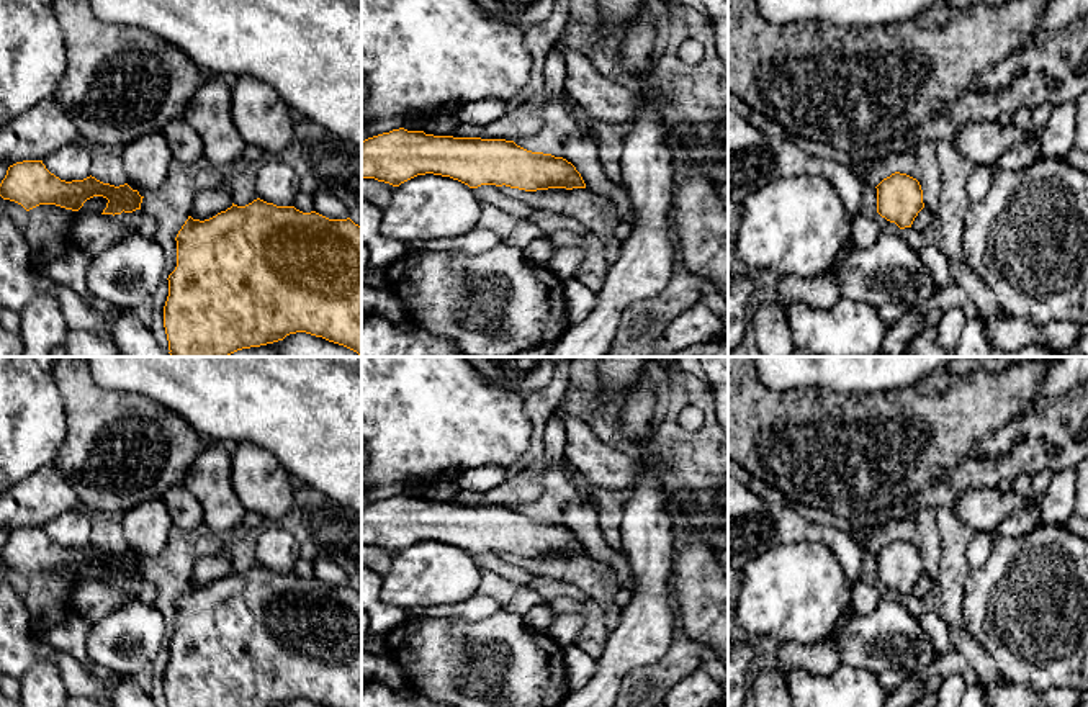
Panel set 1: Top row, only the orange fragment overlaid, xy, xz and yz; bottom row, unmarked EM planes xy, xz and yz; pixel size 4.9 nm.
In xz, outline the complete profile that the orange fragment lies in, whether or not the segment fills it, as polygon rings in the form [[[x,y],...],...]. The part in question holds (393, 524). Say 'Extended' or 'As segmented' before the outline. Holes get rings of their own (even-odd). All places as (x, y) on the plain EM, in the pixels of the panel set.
As segmented. [[[404,494],[362,507],[362,545],[399,553],[425,540],[450,543],[470,555],[586,555],[566,525],[527,517],[514,507],[434,502]]]

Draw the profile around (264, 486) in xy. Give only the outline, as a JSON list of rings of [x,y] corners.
[[[250,442],[231,445],[232,486],[247,512],[262,516],[268,524],[281,520],[293,504],[293,478],[265,448]]]

